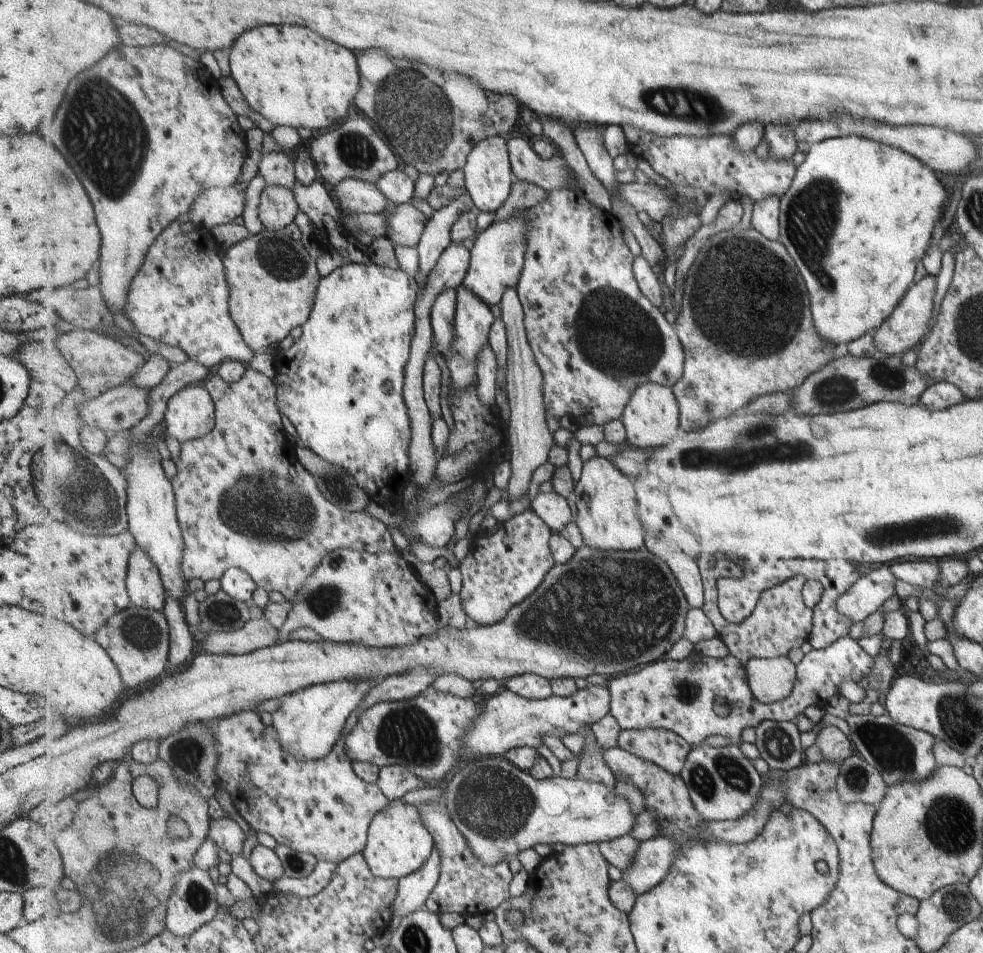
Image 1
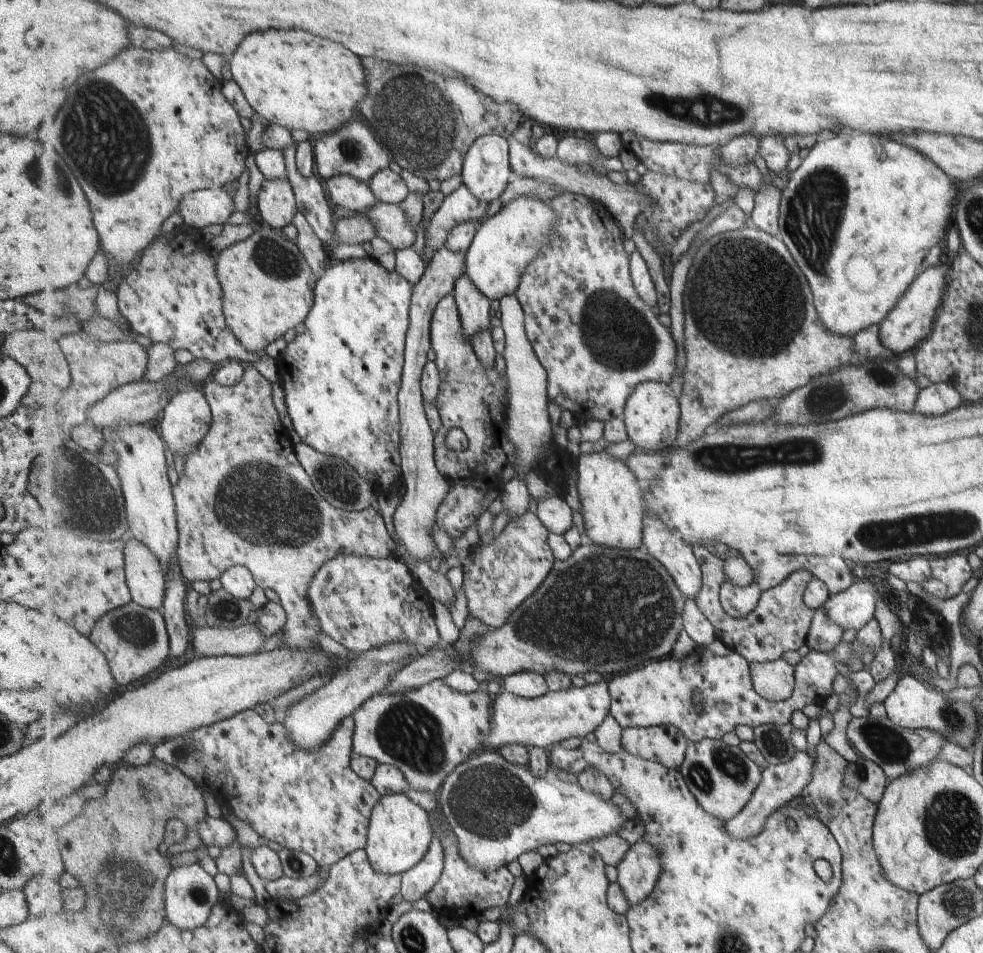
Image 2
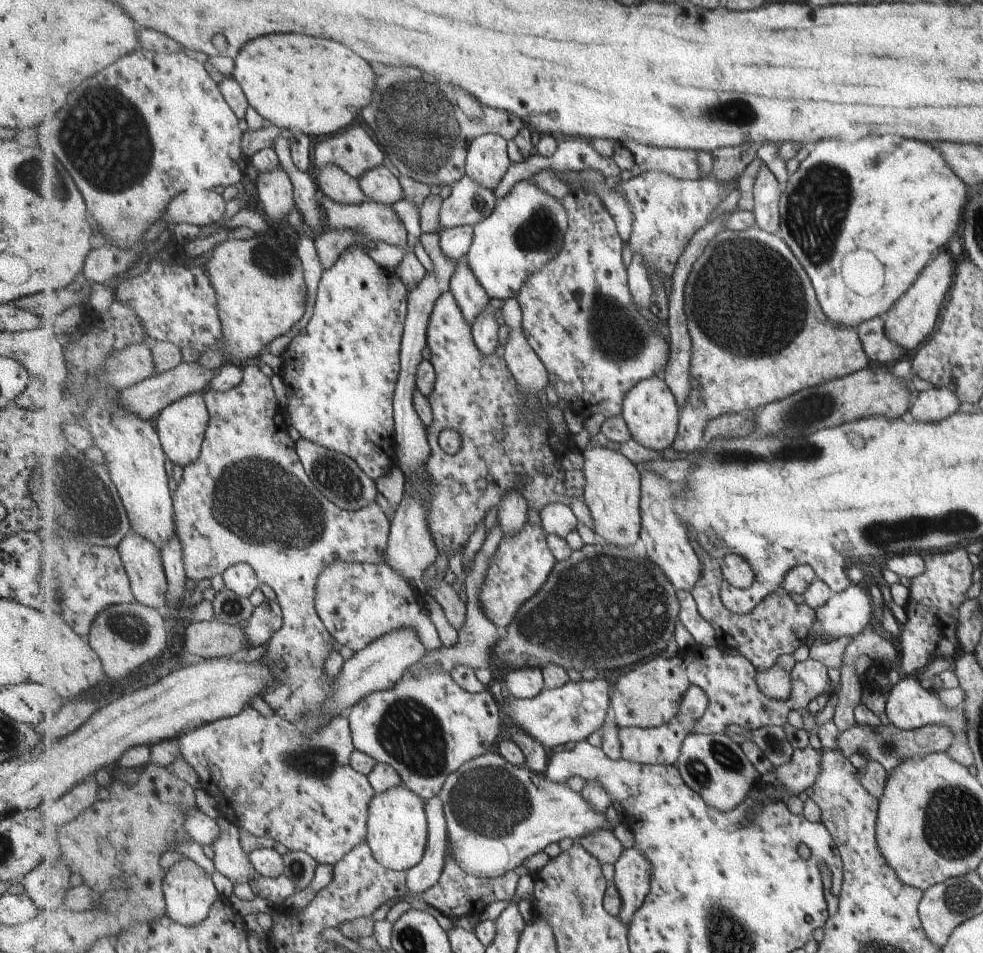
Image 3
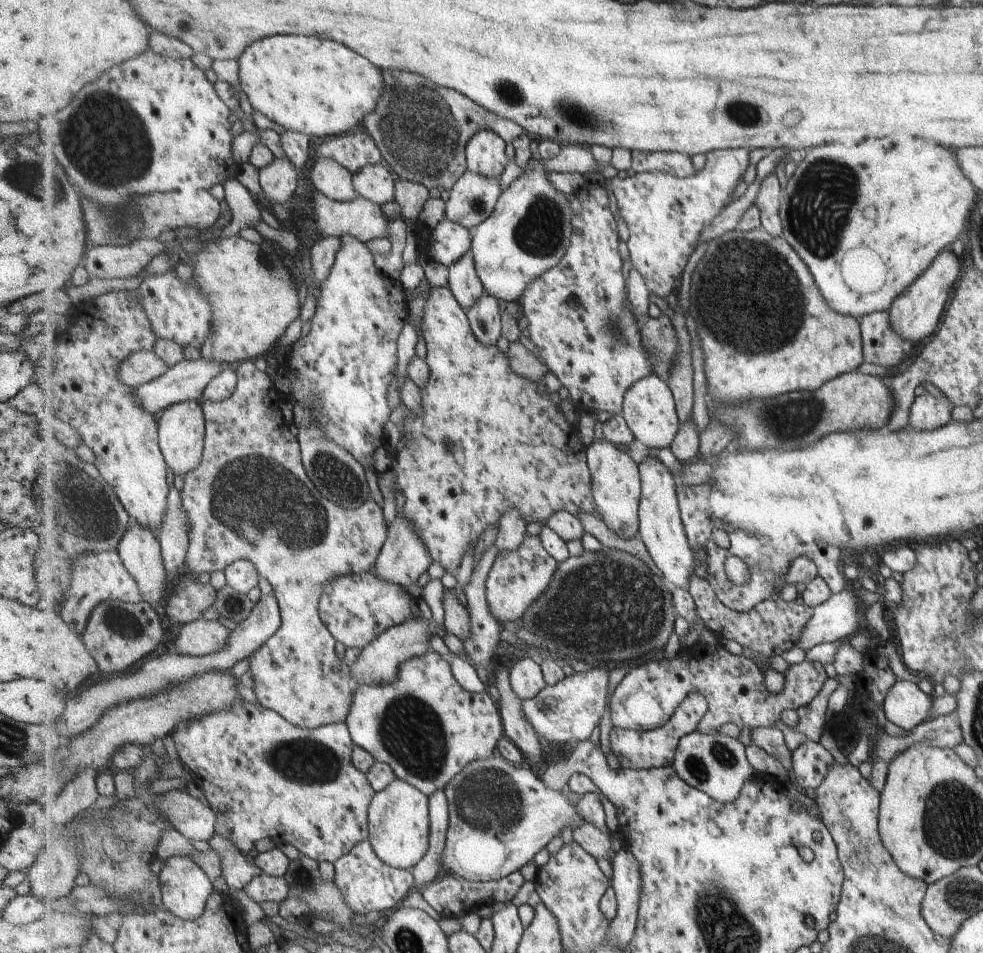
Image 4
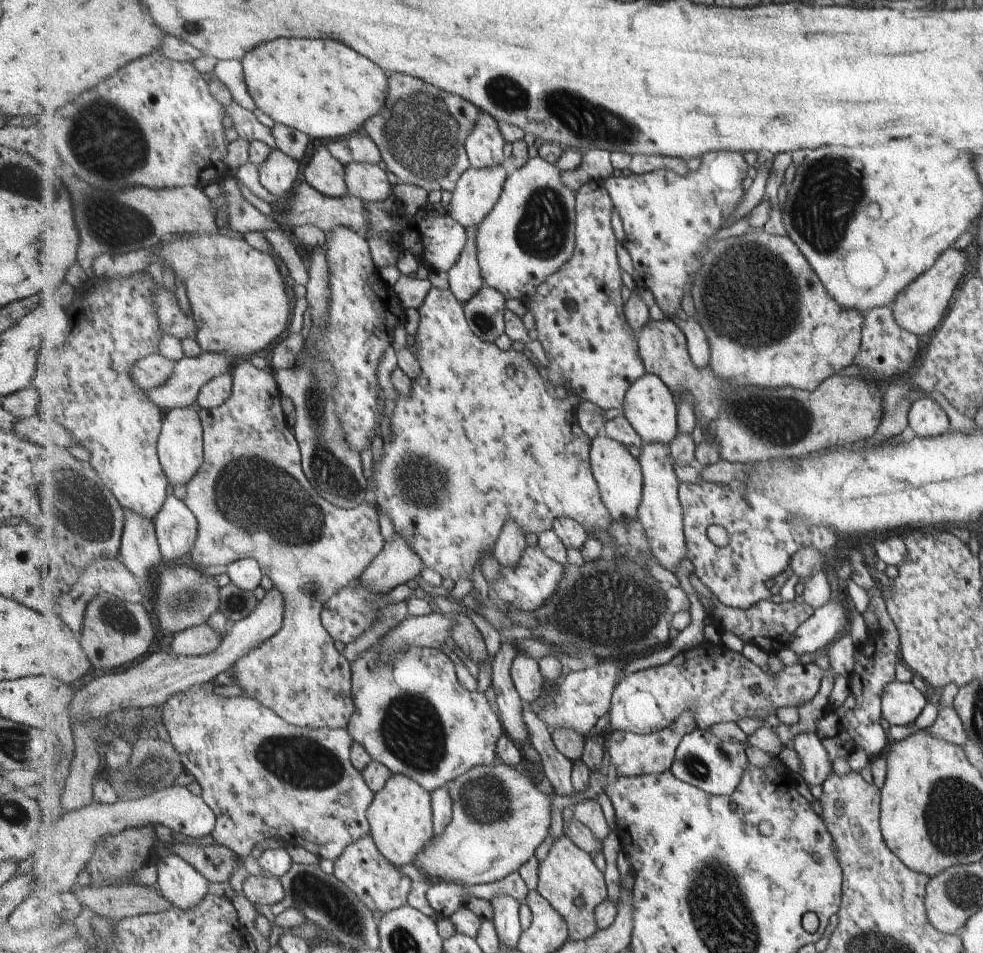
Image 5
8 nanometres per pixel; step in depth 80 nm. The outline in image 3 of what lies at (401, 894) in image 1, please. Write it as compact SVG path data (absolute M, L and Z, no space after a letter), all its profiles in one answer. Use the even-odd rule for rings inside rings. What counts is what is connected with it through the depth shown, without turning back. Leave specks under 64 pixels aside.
M440 795L426 803L430 835L423 860L407 871L407 886L411 895L424 894L443 874L449 856L448 820Z

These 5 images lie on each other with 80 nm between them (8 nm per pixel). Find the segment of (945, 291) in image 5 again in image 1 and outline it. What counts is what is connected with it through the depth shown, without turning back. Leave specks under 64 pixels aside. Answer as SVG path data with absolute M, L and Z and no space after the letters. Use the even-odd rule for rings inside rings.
M926 273L918 282L911 285L905 296L898 302L896 308L887 317L887 320L875 330L874 341L880 355L900 355L906 351L914 349L919 340L925 336L925 332L929 330L929 316L931 316L931 308L933 308L933 275Z

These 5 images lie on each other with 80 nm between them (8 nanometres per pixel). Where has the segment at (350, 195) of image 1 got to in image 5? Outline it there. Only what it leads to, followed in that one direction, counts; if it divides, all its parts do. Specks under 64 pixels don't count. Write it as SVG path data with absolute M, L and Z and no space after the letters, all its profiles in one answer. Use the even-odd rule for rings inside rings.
M326 146L311 157L304 172L305 181L331 198L348 197L346 166L334 157Z

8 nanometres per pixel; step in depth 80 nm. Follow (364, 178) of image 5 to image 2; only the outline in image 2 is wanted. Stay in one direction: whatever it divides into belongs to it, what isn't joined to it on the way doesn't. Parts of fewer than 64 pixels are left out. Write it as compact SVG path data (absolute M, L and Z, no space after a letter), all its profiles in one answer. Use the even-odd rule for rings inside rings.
M388 168L374 174L367 184L379 201L392 205L401 204L410 192L405 179Z

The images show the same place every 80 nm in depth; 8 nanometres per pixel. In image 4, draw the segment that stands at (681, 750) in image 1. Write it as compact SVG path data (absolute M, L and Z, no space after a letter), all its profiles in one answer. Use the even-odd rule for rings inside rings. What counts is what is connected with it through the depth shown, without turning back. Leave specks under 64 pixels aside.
M699 692L689 694L666 725L652 731L636 731L615 727L609 740L612 752L620 760L623 769L652 769L669 767L674 763L679 743L684 736L698 730L699 723L709 710L707 699Z

